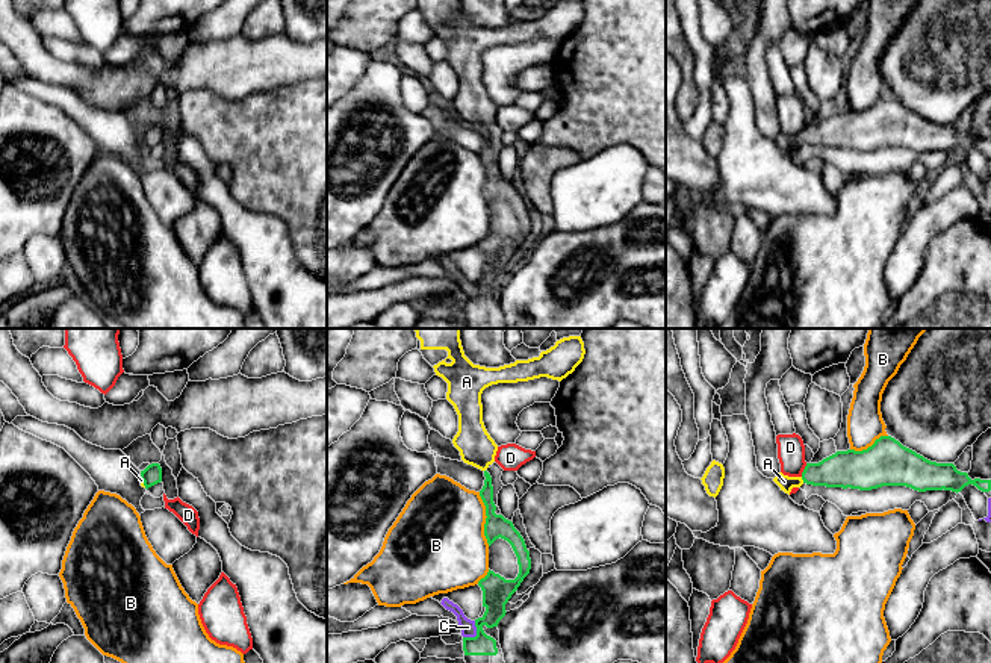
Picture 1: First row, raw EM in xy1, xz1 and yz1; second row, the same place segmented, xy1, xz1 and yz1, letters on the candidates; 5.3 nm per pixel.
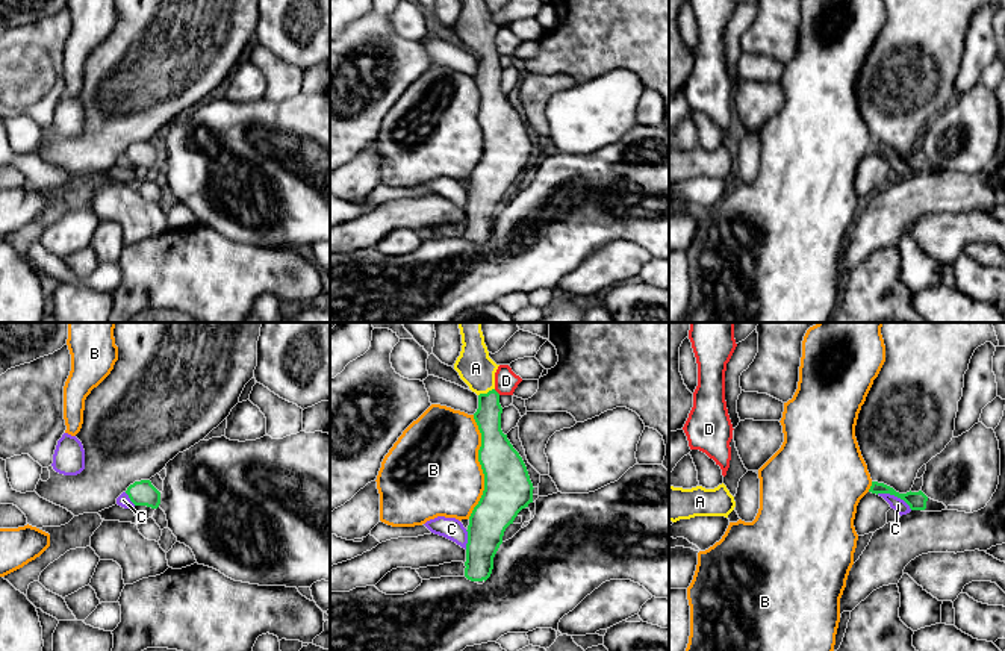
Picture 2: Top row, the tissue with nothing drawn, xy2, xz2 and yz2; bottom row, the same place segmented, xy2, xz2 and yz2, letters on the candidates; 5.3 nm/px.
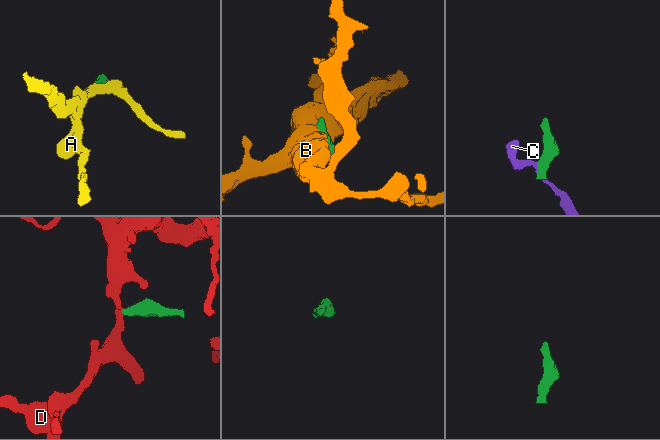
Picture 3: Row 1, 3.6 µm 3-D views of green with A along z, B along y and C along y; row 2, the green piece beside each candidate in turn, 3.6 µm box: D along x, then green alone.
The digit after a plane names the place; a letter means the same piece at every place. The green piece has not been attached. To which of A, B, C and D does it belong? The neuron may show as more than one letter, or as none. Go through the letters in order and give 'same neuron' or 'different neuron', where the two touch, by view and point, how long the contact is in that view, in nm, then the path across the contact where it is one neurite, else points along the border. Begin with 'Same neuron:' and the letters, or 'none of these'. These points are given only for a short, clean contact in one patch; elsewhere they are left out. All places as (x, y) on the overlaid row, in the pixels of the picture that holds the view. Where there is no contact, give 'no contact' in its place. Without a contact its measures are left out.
Same neuron: A
A: same neuron | xz2 (488, 392) | 100 nm | across xz2 (488, 417), (488, 392), (476, 368)
B: different neuron | xz2 (482, 467) | 550 nm
C: different neuron | yz2 (895, 495) | 200 nm | along yz2 (877, 494), (893, 494), (911, 509)
D: different neuron | yz1 (804, 470) | 80 nm | along yz1 (807, 463), (801, 476)

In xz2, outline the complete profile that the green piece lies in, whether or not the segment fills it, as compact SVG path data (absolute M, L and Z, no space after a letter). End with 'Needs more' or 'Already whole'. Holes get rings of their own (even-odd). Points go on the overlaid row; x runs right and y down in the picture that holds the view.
M457 322L462 351L454 363L460 378L478 395L474 419L481 433L478 462L484 491L469 516L465 577L483 584L492 574L493 557L506 528L533 503L527 466L501 430L499 394L495 391L496 365L484 344L481 322Z. Needs more

